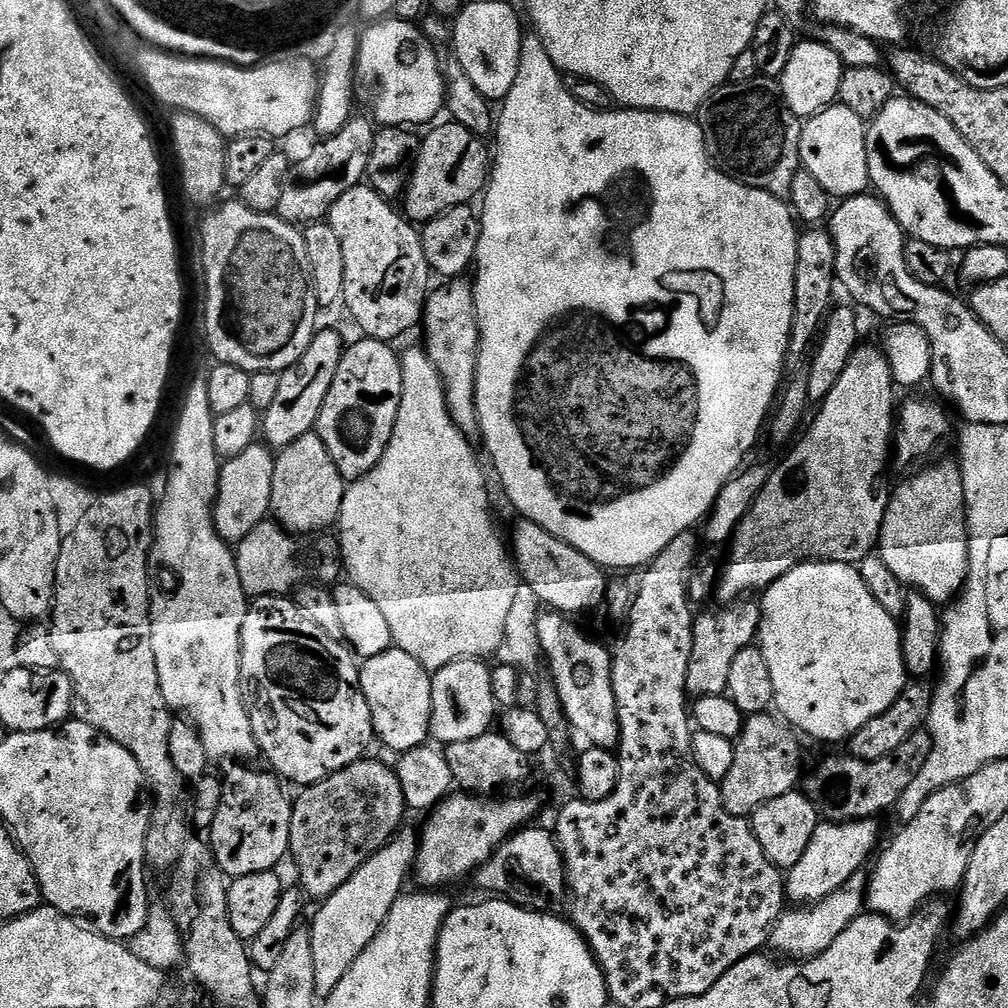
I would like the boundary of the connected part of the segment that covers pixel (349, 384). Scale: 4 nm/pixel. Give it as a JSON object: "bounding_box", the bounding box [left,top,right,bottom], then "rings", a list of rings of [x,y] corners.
{"bounding_box":[314,338,402,482],"rings":[[[360,338],[357,344],[349,343],[340,358],[338,374],[334,374],[334,382],[330,382],[330,394],[326,394],[326,402],[322,402],[322,414],[318,414],[314,431],[326,442],[334,466],[338,466],[338,474],[346,482],[365,476],[382,458],[394,434],[394,422],[402,402],[402,366],[397,349],[392,348],[395,347],[391,343],[367,338]]]}

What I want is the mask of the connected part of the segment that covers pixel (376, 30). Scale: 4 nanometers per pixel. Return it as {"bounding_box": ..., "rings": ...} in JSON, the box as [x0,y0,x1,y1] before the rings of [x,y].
{"bounding_box":[356,18,445,128],"rings":[[[385,18],[367,27],[359,33],[356,79],[371,119],[385,128],[431,125],[431,120],[445,111],[444,69],[442,60],[436,57],[437,45],[411,20]]]}

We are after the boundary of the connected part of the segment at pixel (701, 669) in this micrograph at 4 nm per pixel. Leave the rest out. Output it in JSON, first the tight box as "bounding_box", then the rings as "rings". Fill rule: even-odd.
{"bounding_box":[686,598,760,697],"rings":[[[748,598],[727,610],[720,610],[724,612],[704,612],[701,616],[699,613],[693,619],[694,646],[690,650],[690,666],[686,670],[686,686],[689,697],[722,696],[727,693],[730,682],[730,666],[734,663],[734,658],[738,658],[738,654],[742,650],[753,647],[760,631],[760,604],[754,601],[755,599]]]}

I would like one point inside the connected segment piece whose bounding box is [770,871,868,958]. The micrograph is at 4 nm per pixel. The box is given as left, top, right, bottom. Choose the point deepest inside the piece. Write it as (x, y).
(805, 933)

